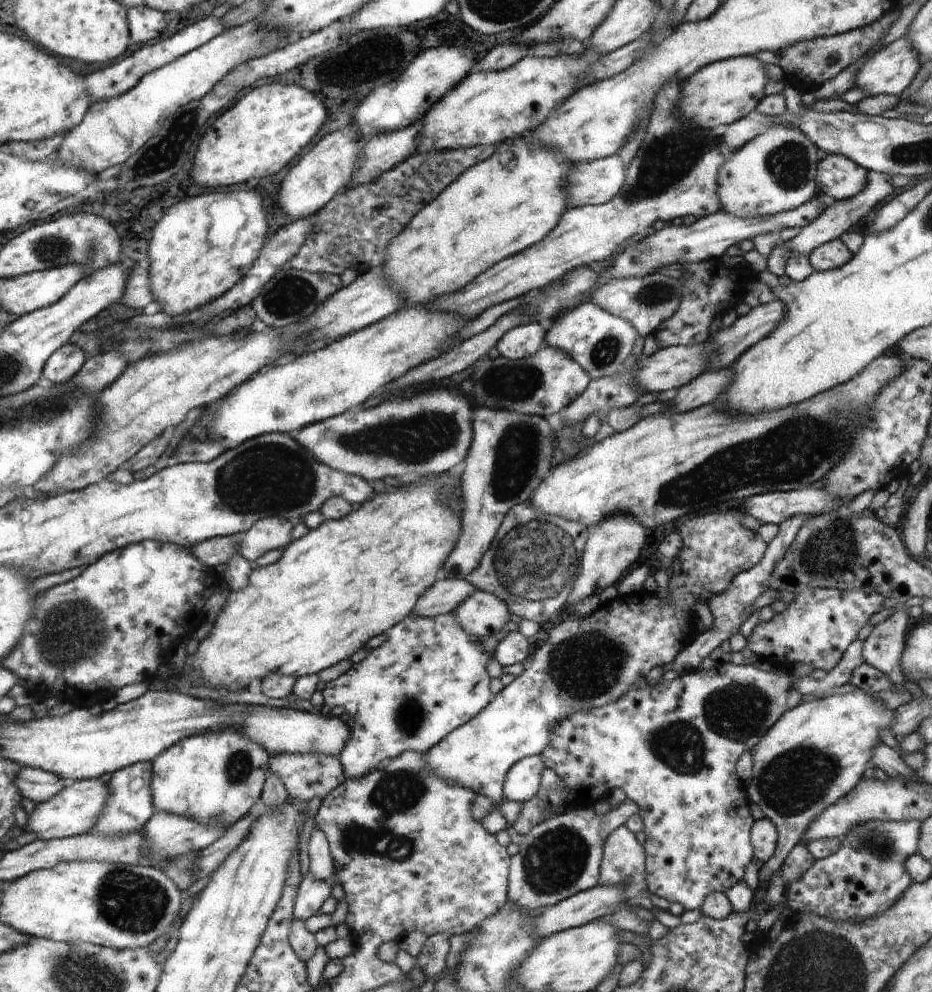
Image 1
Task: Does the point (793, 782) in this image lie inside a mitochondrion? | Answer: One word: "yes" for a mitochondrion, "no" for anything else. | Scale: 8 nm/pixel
yes

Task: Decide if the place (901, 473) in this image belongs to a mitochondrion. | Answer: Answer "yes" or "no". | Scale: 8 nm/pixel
no

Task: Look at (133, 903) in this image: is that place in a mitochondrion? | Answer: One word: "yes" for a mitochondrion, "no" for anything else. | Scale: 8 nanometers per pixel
yes

